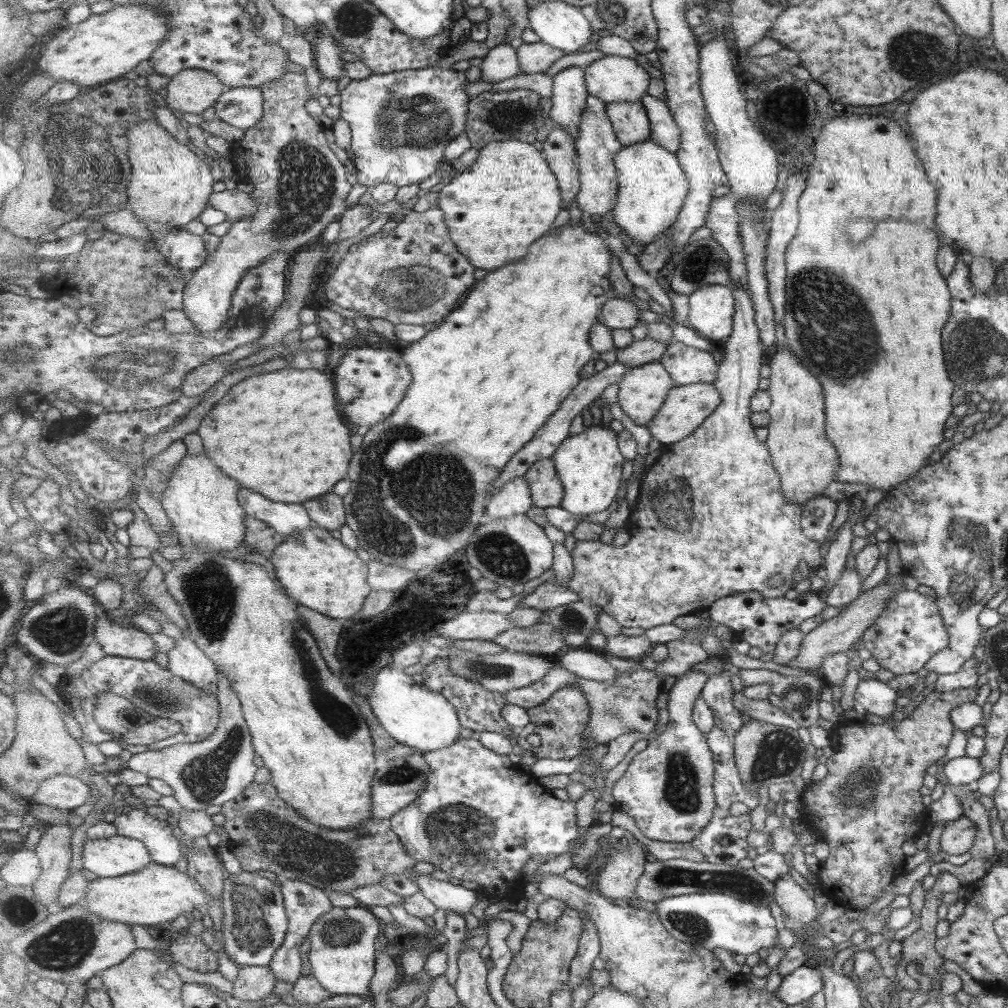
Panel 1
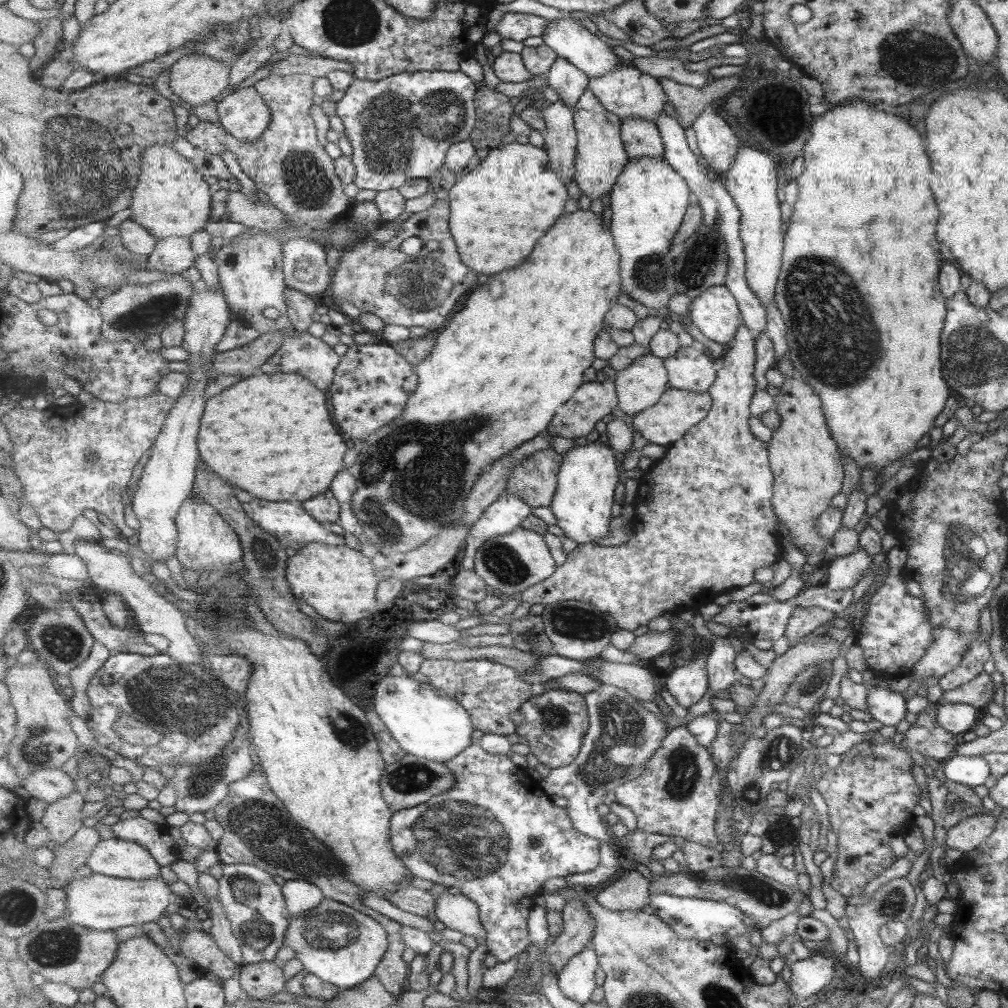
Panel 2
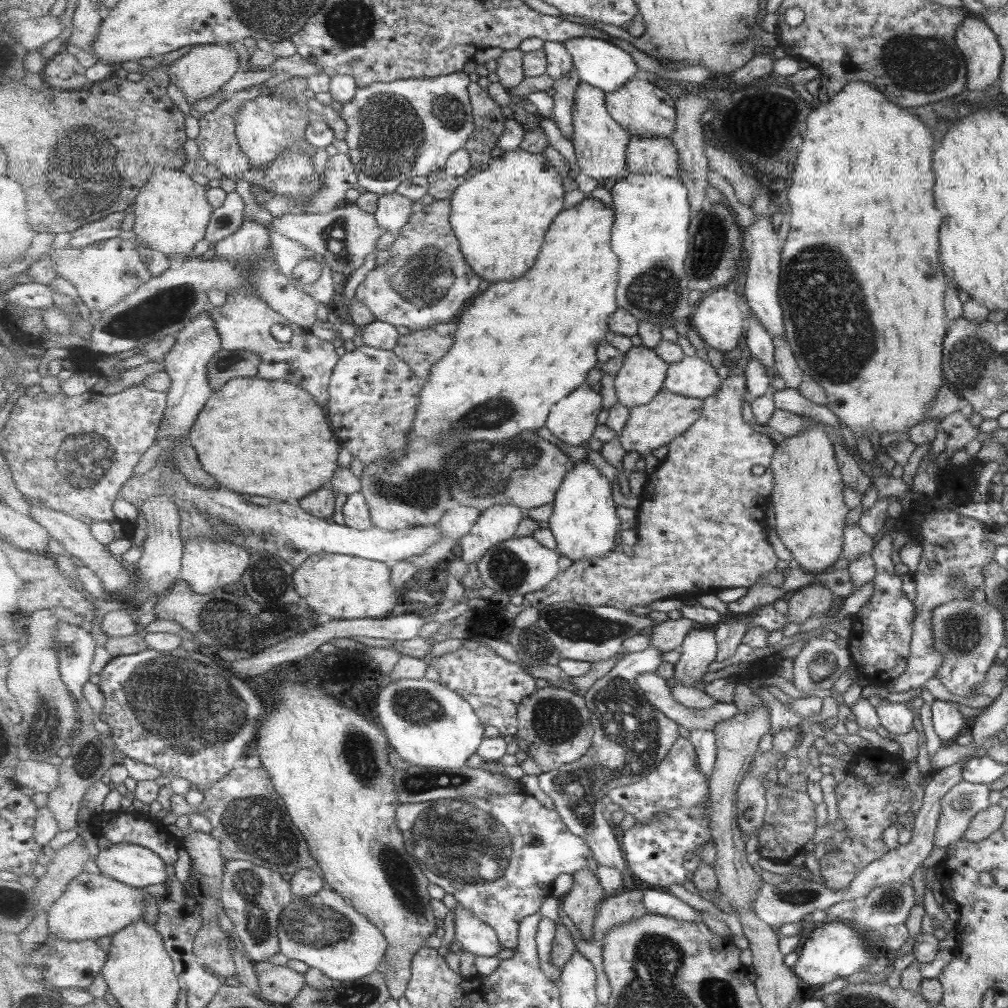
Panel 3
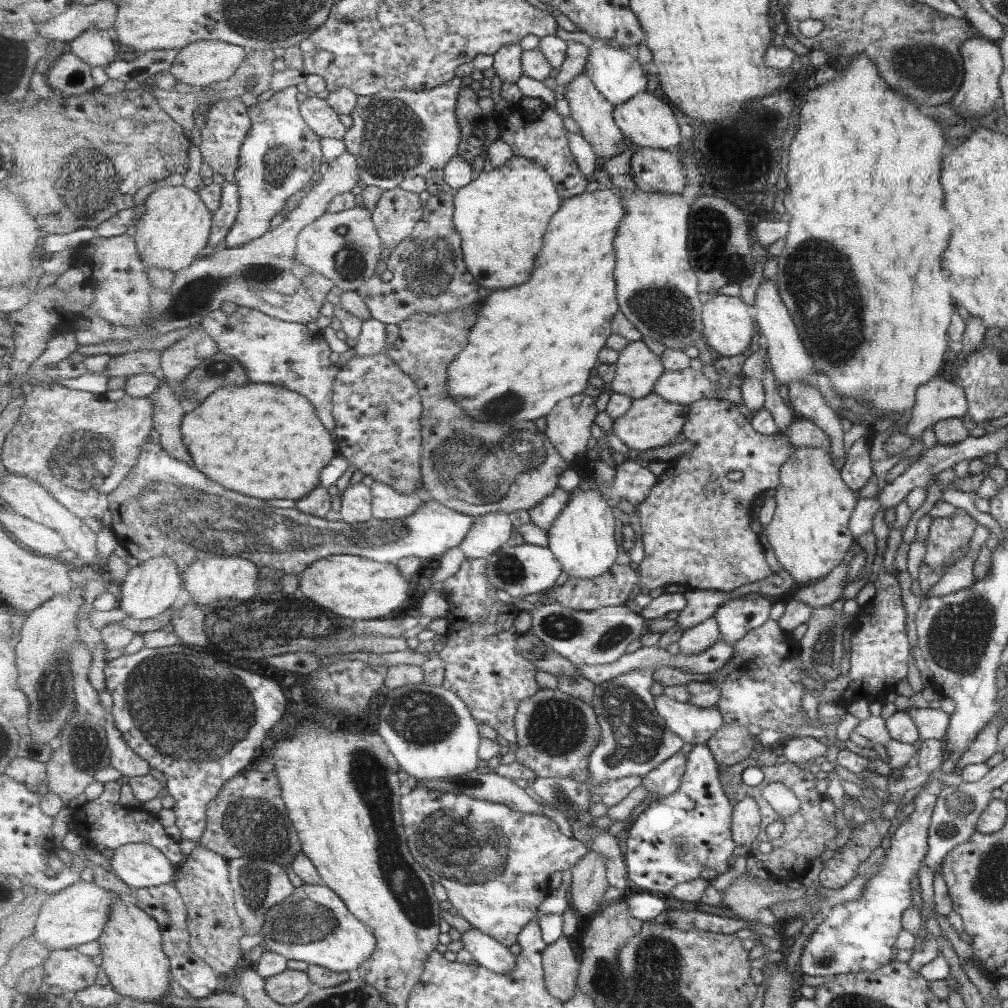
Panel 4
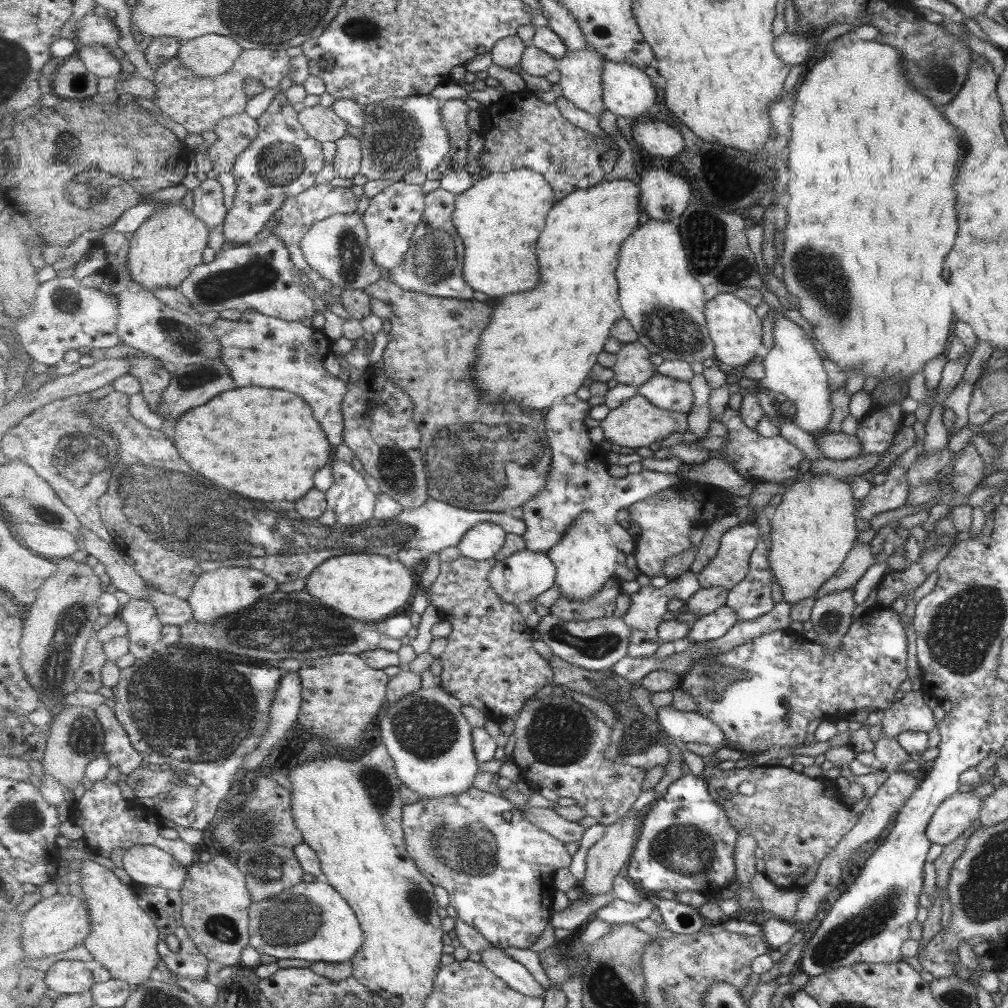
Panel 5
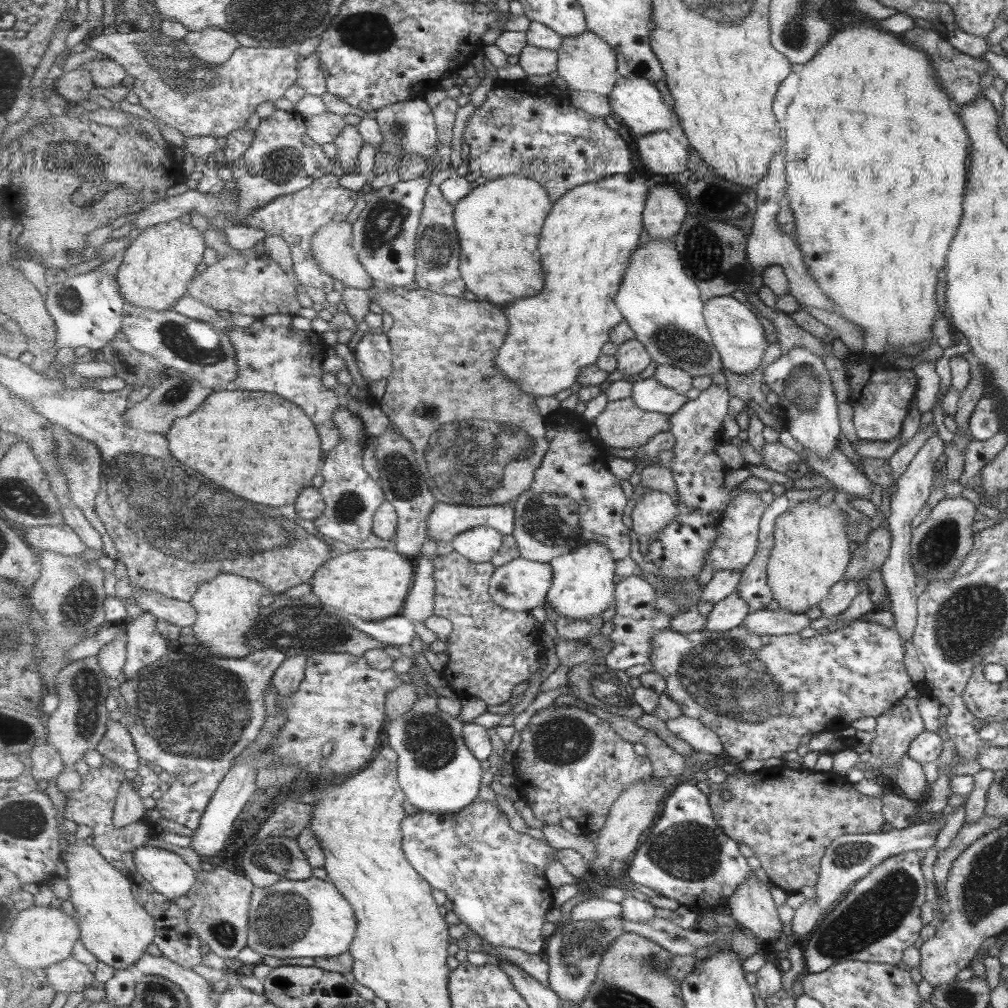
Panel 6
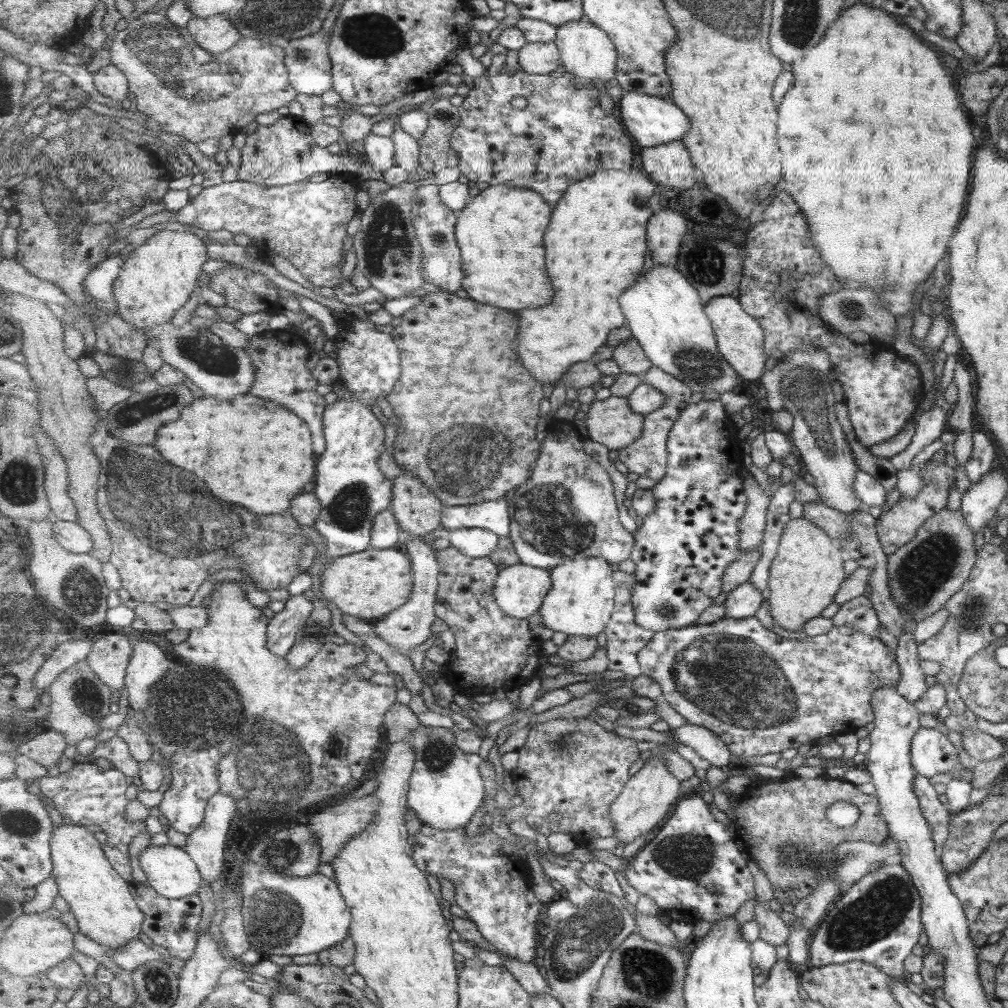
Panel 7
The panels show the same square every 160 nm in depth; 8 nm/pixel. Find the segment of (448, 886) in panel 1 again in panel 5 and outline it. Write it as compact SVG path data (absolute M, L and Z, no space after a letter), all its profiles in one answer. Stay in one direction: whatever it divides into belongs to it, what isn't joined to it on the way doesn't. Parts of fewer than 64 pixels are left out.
M492 946L481 952L481 962L517 993L541 998L546 996L548 990L535 978L535 975L524 964L517 962L512 956L507 956L501 948Z

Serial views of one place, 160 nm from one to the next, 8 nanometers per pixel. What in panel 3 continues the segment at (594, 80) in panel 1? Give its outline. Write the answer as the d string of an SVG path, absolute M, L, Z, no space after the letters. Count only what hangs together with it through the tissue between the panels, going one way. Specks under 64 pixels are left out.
M642 75L629 81L625 87L615 93L606 95L608 110L613 119L620 122L632 136L665 136L671 137L677 127L676 101L653 82L648 82Z

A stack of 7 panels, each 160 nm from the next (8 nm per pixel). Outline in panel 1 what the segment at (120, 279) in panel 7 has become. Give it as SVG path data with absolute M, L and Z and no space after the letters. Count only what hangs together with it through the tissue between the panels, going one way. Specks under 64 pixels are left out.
M155 120L133 125L128 137L131 142L128 153L134 168L128 202L138 218L152 225L166 222L181 228L197 220L215 192L211 166Z

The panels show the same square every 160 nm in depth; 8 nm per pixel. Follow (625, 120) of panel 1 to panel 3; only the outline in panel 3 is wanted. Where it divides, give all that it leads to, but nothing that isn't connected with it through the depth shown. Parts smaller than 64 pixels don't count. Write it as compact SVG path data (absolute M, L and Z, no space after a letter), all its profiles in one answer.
M632 136L628 146L628 171L632 174L680 174L680 153L671 137Z

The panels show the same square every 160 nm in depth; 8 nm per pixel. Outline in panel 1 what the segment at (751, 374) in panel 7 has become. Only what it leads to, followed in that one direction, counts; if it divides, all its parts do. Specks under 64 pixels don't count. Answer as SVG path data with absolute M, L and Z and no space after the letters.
M715 284L690 295L690 321L697 333L722 345L733 334L736 296L731 286Z

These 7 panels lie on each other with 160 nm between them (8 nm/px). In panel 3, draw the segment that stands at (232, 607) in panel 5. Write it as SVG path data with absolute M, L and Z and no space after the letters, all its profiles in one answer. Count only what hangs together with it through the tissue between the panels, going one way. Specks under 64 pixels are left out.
M213 538L191 539L184 548L180 577L192 586L195 593L201 595L209 595L223 586L241 582L249 564L252 563L251 554L245 548L231 545L229 542L217 542Z

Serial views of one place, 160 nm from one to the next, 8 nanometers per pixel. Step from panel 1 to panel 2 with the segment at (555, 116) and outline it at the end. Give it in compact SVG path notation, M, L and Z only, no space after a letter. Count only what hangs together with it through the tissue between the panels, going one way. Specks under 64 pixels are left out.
M559 57L546 76L549 80L548 85L559 94L559 100L573 108L580 102L581 96L589 90L589 76L565 58Z

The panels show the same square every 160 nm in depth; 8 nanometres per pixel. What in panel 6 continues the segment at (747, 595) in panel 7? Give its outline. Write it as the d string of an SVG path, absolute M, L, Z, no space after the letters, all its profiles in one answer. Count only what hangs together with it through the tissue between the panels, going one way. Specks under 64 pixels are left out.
M735 593L714 605L708 615L705 629L723 632L741 627L751 612L753 611L749 608L749 604Z

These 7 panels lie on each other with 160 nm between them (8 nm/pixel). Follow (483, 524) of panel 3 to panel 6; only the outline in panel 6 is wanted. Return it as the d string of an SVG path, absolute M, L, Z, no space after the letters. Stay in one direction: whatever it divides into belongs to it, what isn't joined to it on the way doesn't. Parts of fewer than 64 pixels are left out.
M479 526L459 534L452 542L454 551L473 562L490 562L500 552L504 535L489 526Z

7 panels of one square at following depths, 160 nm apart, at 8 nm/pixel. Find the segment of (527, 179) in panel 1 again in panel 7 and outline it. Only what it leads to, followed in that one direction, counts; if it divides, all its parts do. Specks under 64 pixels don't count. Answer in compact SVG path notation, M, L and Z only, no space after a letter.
M508 185L489 186L480 193L474 192L473 198L467 205L467 208L464 208L458 214L456 239L462 250L463 268L465 268L462 289L468 293L469 298L476 300L477 302L483 302L483 304L499 306L499 308L504 309L507 308L507 310L541 308L541 306L547 306L547 304L553 302L553 298L555 298L555 288L553 288L553 282L551 282L549 272L547 272L547 264L545 264L545 244L543 244L543 238L545 238L547 226L551 224L553 206L550 205L540 193L537 193L537 191L533 191L532 189L509 187Z

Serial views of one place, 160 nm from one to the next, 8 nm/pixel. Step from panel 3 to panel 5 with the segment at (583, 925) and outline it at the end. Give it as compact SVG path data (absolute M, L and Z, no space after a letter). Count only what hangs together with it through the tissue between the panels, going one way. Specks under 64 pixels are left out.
M639 816L627 820L620 819L617 823L609 825L605 836L589 849L586 860L587 870L582 875L581 896L597 896L613 892L615 879L624 874L633 852L636 851L639 823Z

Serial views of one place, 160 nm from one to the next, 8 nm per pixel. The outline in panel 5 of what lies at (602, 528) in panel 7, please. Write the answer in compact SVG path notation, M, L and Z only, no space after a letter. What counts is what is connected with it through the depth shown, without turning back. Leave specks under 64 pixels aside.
M572 394L553 403L546 414L546 431L553 449L552 470L549 471L548 483L543 490L522 507L522 518L527 525L527 532L522 537L527 544L526 550L548 553L565 537L582 512L593 512L601 525L609 529L620 553L634 555L636 537L619 524L619 510L628 510L636 502L645 501L661 490L681 484L677 472L671 474L641 469L639 473L628 473L624 477L613 476L613 472L609 472L608 452L603 450L601 442L593 443L593 432L589 432L588 412L591 407L589 402Z

